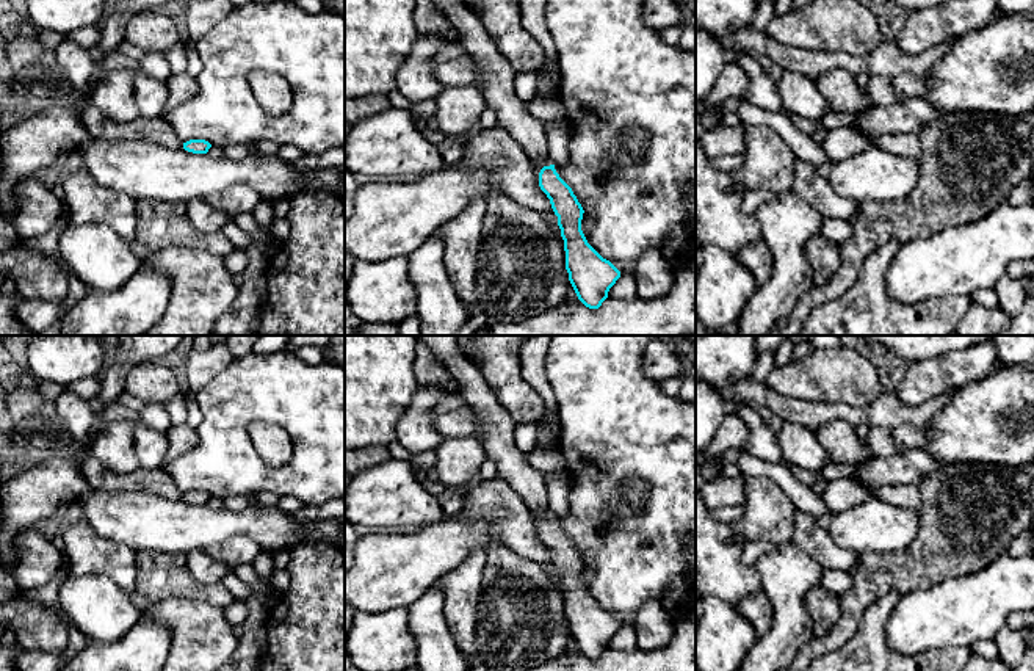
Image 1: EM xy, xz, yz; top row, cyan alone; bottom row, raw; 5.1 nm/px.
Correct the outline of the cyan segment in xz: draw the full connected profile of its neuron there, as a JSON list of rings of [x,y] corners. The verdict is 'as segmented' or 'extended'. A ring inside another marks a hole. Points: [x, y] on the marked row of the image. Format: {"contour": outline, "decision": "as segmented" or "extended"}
{"contour": [[[434,0],[459,33],[459,45],[473,58],[481,75],[478,89],[497,113],[497,125],[515,140],[531,165],[540,168],[539,187],[550,199],[564,240],[566,270],[578,299],[598,309],[620,271],[603,259],[581,230],[583,207],[559,177],[548,154],[544,121],[534,118],[515,94],[515,71],[489,39],[479,19],[457,0]]], "decision": "extended"}

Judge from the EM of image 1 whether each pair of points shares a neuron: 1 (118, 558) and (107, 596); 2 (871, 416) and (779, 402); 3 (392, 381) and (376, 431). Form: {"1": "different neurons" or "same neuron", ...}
{"1": "different neurons", "2": "same neuron", "3": "same neuron"}

